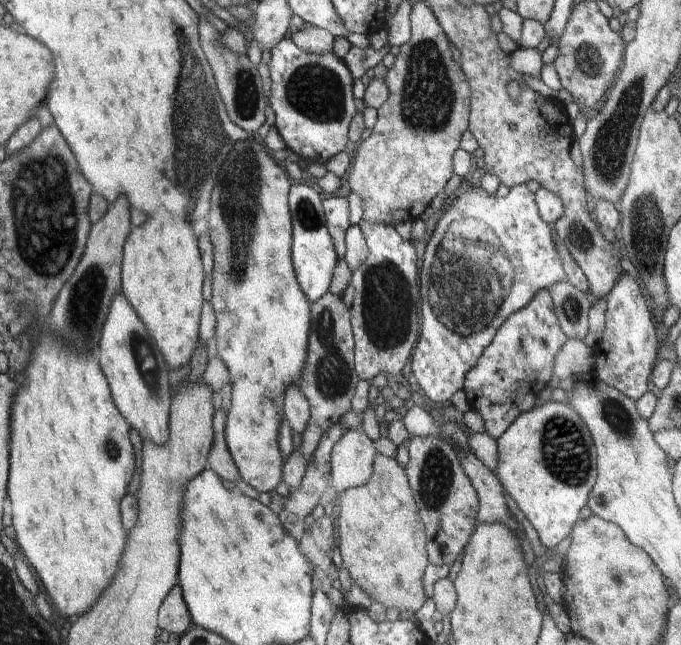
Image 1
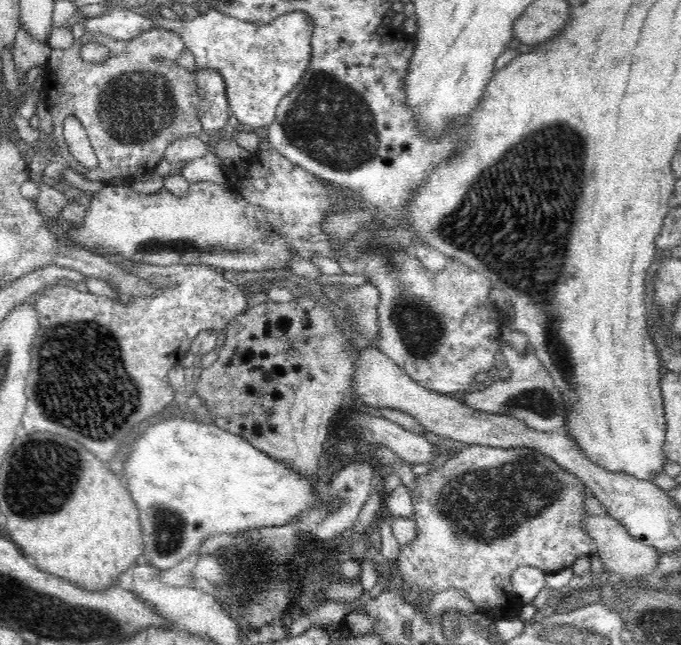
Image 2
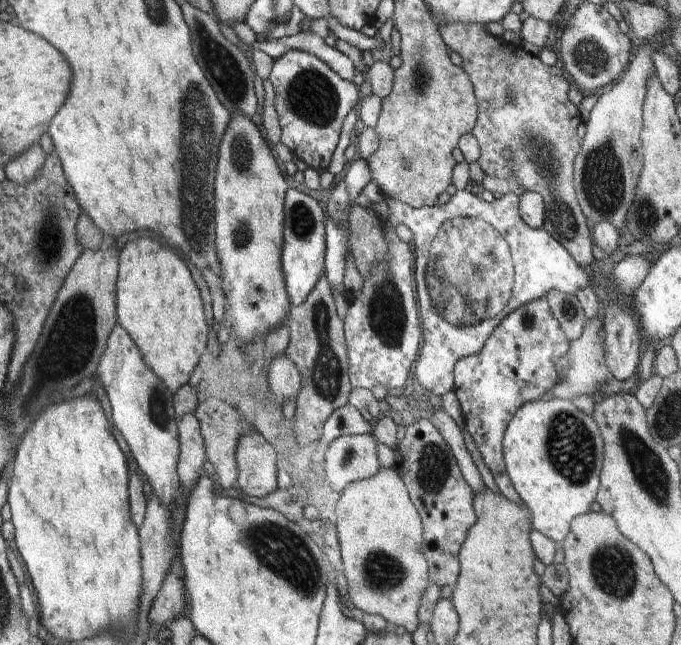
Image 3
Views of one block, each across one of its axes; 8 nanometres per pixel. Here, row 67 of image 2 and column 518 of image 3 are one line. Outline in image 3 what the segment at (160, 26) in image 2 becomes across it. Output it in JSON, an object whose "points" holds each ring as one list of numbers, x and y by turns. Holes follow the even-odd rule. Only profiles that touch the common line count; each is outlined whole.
{"points":[[462,189,457,190,456,194,450,197,445,197,439,204,431,207,425,206,419,209,412,208,408,206,408,204,400,202,400,200,392,200,392,198,387,197,384,199,384,202,386,202,389,212,387,222,393,224,395,227,398,224,408,226,415,242,415,257,413,258,416,262,416,282,414,283,414,289,418,301,422,334,420,352,418,353,416,364,414,364,414,374,418,382,430,392,434,400,438,400,443,394,446,394,446,392,454,390,454,366,456,366,458,360,466,356,472,356,472,354,478,354,478,352,482,350,484,342,488,340,488,336,492,334,492,330,496,330,496,326,498,326,498,324,504,320,504,317,508,316,512,310,516,310,516,308,520,308,520,306,524,306,524,304,528,304,528,302,532,302,533,300,545,297,551,290,559,290,564,294,575,295,580,288,595,288,600,300,608,295,612,298,611,295,616,291,616,282,612,282,610,278,607,277,604,278,603,282,594,286,590,276,586,274,585,270,582,270,581,266,568,254,568,251,562,244,555,238,552,238,543,228,530,228,530,226,520,218,520,210,518,210,520,197,516,195,516,193,502,194,499,199,494,198,491,202,486,202,482,198,479,199,474,191,469,193,468,190]]}

